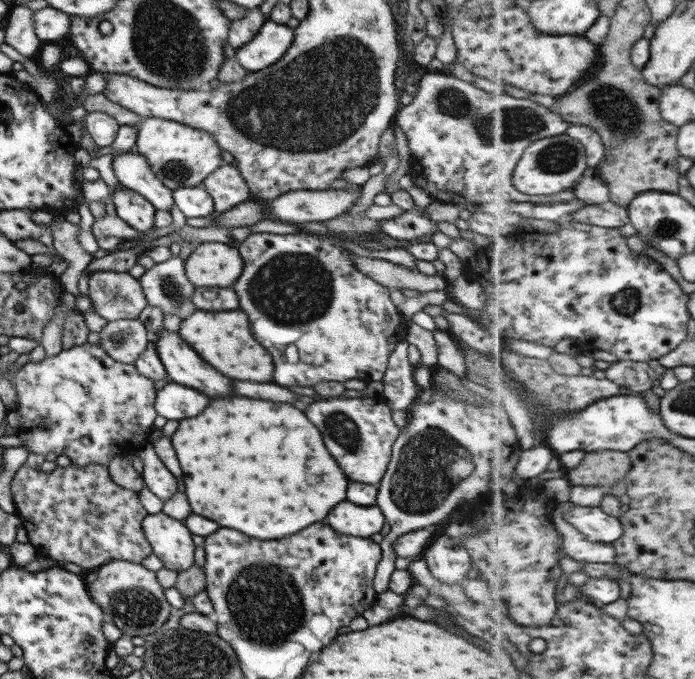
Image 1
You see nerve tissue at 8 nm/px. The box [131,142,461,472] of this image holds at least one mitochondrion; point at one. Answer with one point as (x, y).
(298, 283)

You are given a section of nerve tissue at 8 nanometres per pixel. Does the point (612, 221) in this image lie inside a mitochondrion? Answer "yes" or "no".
no

